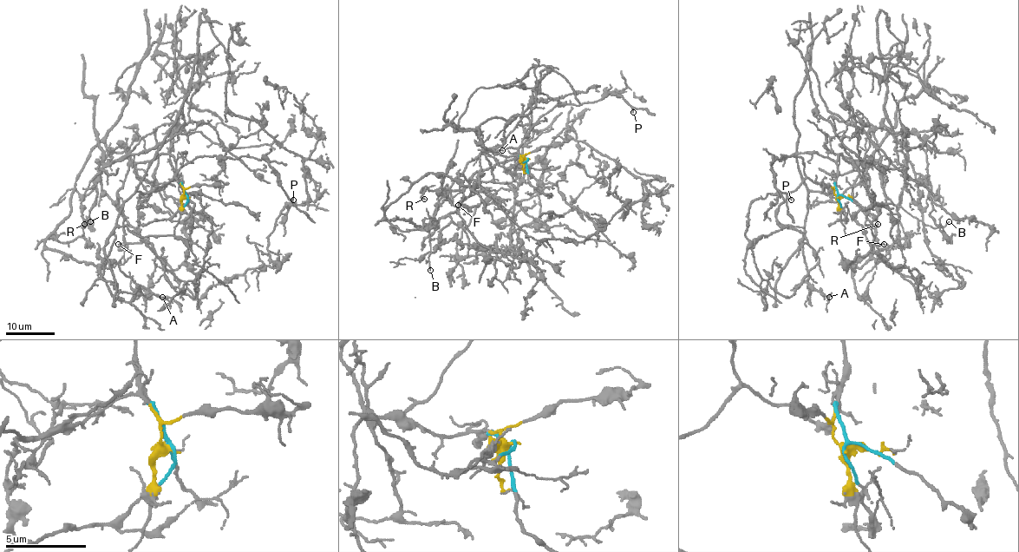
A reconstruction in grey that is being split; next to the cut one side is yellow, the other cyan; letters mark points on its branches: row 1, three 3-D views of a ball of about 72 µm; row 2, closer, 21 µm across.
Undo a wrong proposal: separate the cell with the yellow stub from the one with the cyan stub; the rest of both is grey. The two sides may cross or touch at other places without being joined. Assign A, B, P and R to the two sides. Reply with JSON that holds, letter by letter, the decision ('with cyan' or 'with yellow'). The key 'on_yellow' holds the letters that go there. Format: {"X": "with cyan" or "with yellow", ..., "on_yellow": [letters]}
{"A": "with yellow", "B": "with cyan", "P": "with yellow", "R": "with cyan", "on_yellow": ["A", "P"]}

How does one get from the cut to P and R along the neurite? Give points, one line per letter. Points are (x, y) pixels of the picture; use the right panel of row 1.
P: (838, 195), (834, 180), (828, 189), (806, 174), (801, 158), (782, 156), (773, 164), (774, 186), (791, 200)
R: (838, 195), (834, 182), (839, 154), (849, 162), (866, 156), (871, 208), (865, 223), (871, 228), (878, 223)

